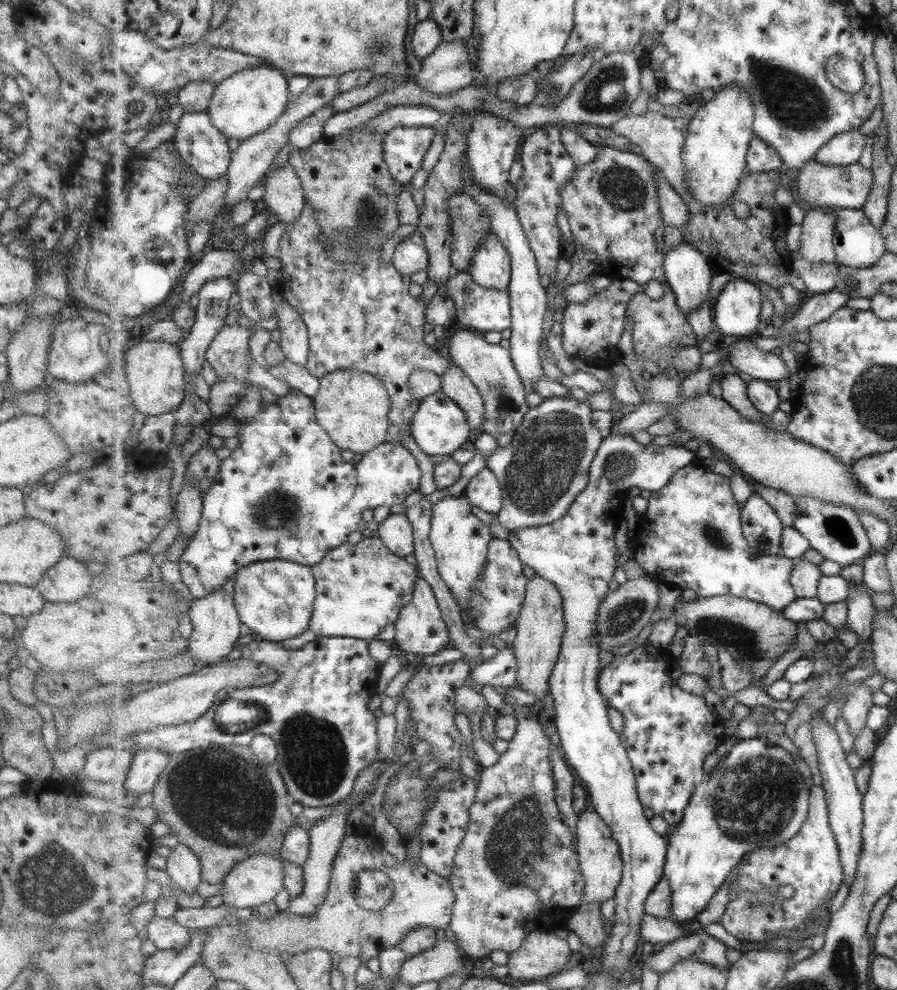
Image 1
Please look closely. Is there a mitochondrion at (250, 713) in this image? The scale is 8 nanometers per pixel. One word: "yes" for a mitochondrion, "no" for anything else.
yes

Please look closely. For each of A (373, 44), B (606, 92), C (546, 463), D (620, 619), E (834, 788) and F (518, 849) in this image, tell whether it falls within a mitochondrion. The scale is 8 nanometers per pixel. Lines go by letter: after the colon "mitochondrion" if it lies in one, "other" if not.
A: mitochondrion
B: mitochondrion
C: mitochondrion
D: mitochondrion
E: other
F: mitochondrion

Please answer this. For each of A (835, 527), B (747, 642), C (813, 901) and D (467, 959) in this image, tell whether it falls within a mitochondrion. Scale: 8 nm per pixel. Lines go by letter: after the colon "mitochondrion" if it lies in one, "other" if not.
A: mitochondrion
B: mitochondrion
C: other
D: other

